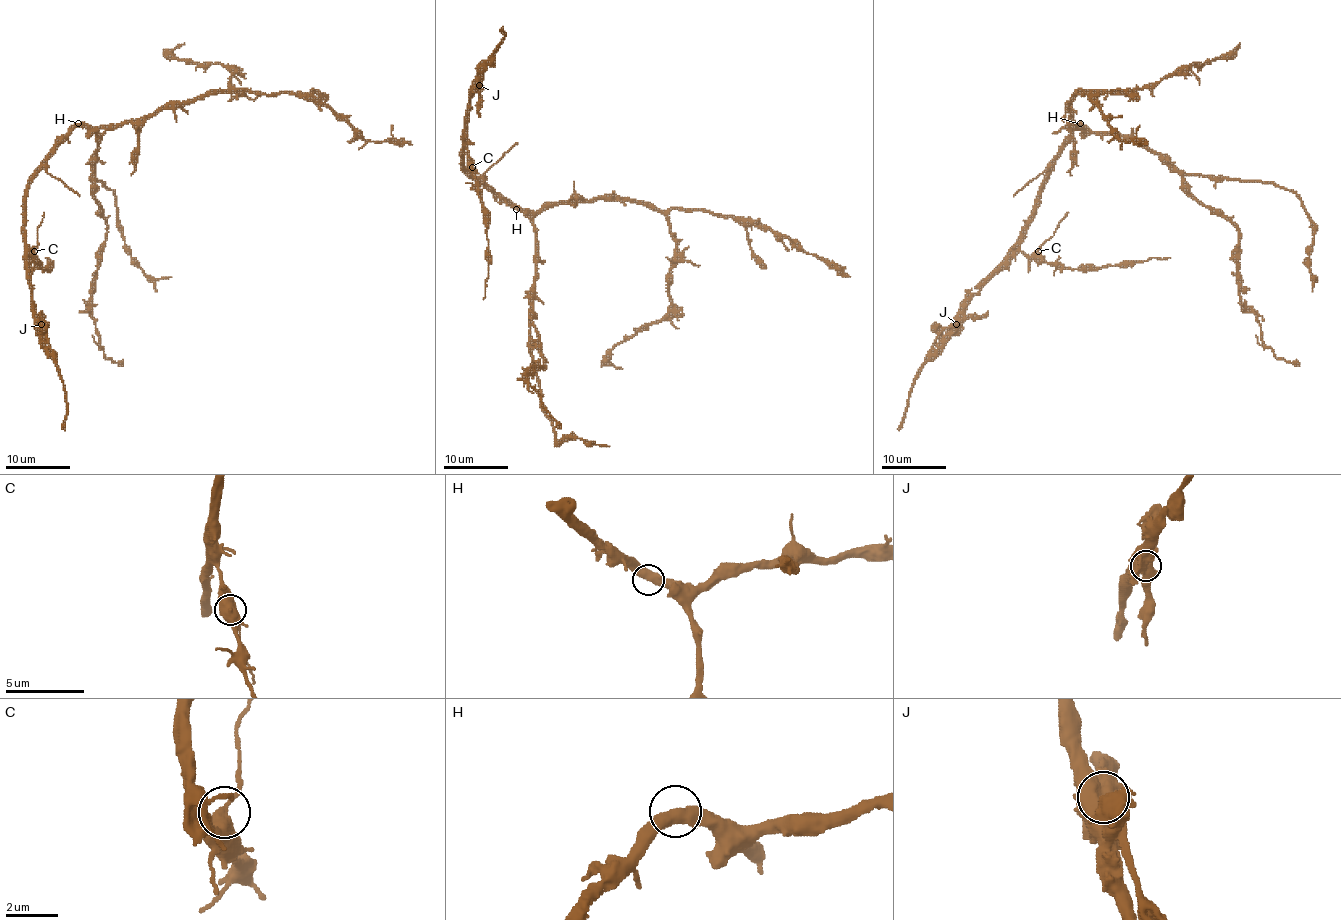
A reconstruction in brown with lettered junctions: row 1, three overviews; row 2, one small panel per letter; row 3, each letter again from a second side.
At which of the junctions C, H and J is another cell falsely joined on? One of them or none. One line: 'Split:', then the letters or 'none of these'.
Split: J

